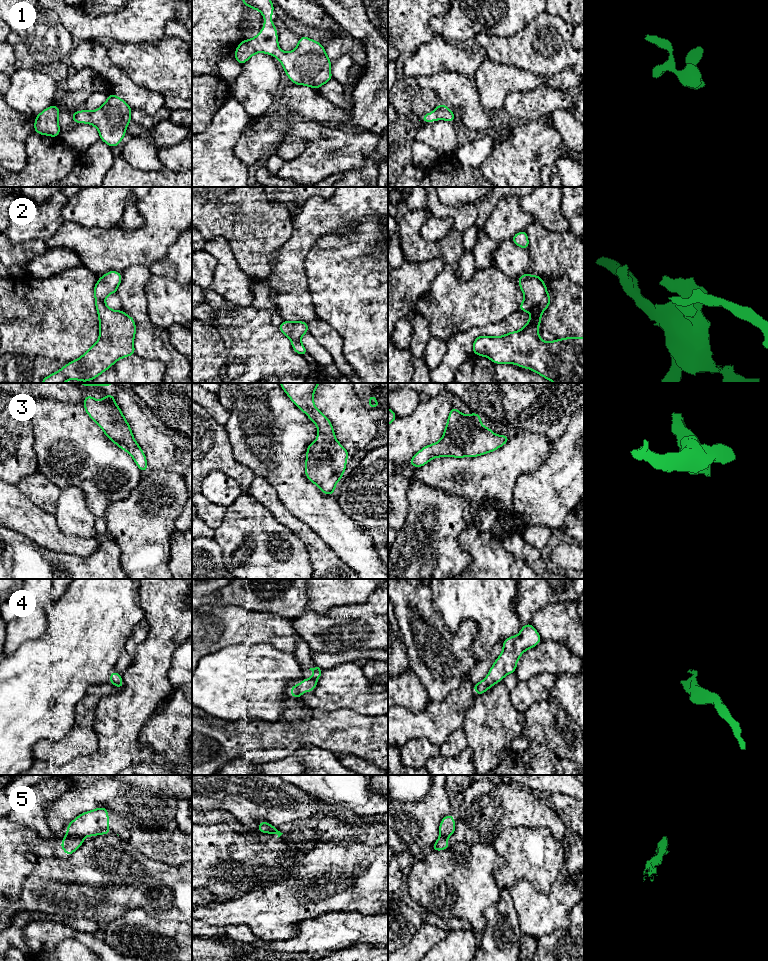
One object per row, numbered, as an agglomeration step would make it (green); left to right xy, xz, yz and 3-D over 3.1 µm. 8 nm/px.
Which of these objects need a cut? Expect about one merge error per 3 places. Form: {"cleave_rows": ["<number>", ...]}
{"cleave_rows": ["2", "5"]}

